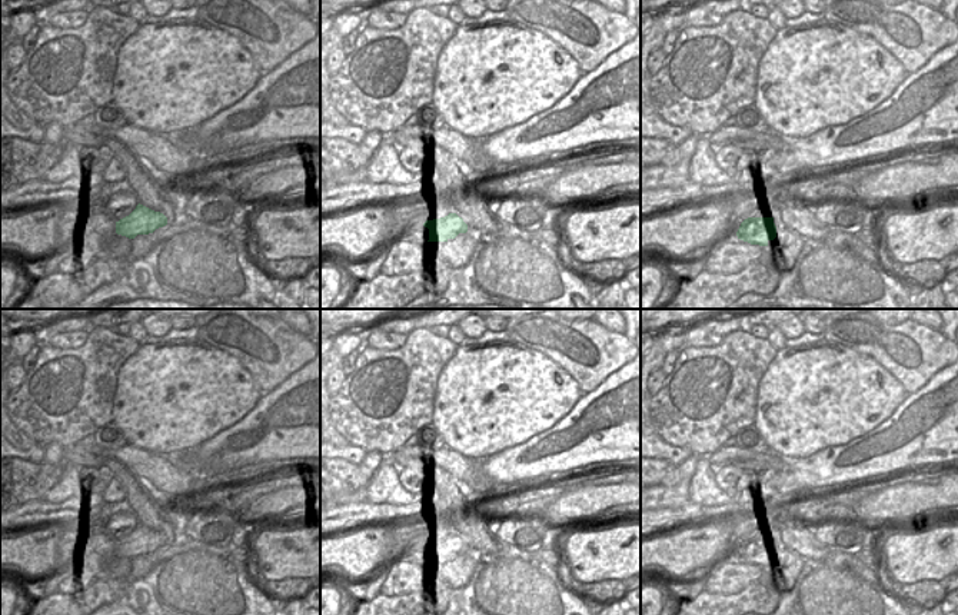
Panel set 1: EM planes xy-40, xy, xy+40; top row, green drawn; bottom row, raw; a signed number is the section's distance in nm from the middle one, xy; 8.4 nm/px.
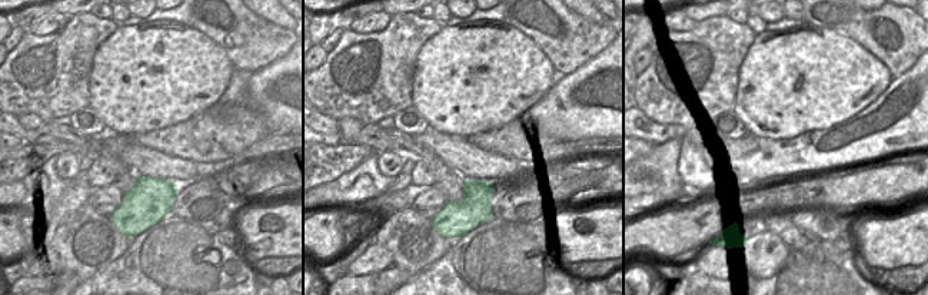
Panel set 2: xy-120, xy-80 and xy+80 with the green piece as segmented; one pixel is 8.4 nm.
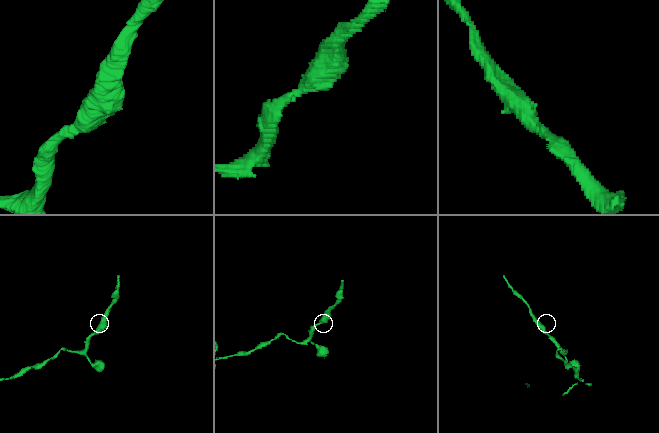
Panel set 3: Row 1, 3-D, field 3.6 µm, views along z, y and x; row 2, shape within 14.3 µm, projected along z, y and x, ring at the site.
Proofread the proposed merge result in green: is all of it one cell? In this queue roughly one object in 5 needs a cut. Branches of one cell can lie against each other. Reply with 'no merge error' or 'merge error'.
no merge error

